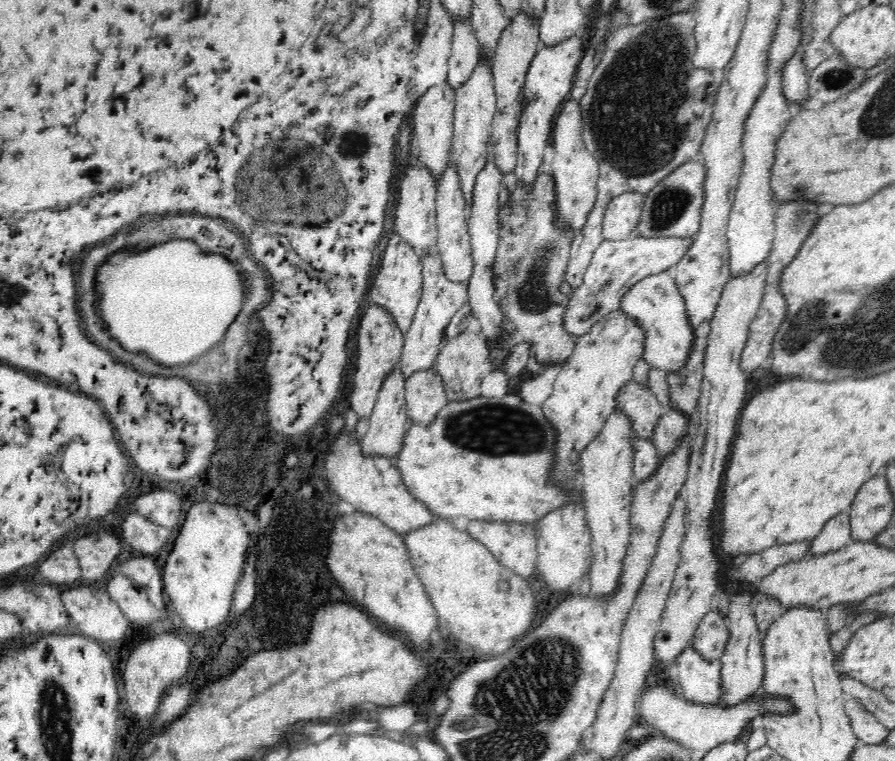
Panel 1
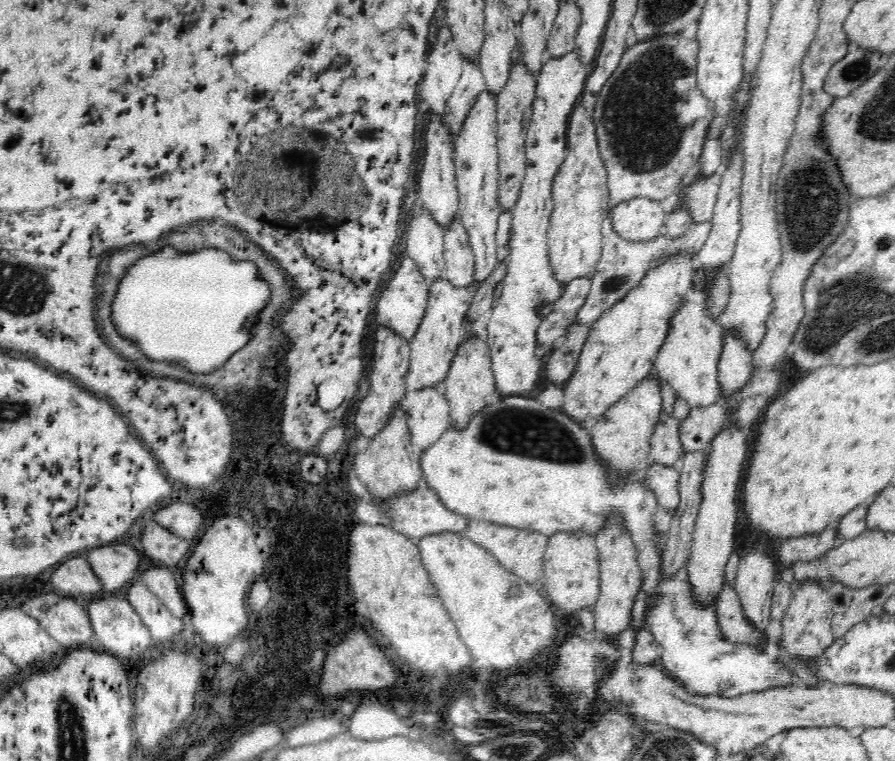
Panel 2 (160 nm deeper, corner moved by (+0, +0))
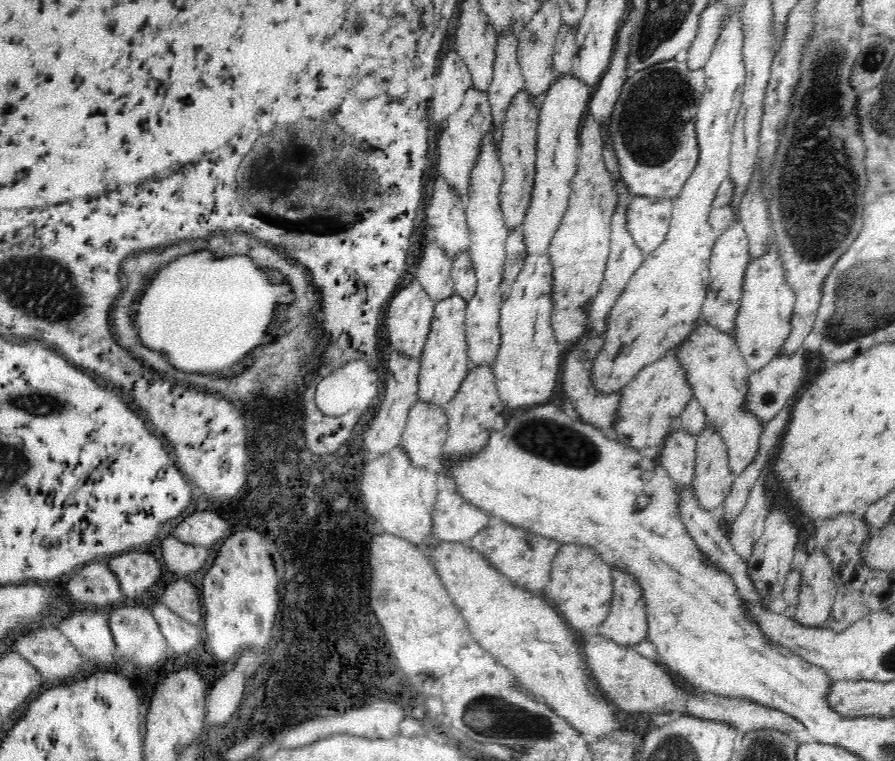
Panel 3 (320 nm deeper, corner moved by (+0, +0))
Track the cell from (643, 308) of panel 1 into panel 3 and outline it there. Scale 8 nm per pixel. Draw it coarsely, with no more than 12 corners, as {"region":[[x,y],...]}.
{"region":[[701,317],[678,345],[694,398],[742,474],[765,424],[744,409],[750,370]]}

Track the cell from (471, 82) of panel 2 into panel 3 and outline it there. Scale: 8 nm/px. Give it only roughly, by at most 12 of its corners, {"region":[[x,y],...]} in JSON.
{"region":[[470,88],[438,140],[437,172],[466,202],[470,172],[493,126]]}

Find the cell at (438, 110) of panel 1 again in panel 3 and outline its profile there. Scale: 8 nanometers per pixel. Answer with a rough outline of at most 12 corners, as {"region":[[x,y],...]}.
{"region":[[436,172],[426,222],[452,259],[469,250],[466,203]]}

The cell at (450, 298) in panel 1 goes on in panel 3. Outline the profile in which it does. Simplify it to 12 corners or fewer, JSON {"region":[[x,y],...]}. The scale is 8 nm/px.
{"region":[[467,302],[434,303],[418,396],[442,406],[468,370]]}

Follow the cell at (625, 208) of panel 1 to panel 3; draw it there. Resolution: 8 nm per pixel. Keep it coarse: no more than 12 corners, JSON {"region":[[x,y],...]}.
{"region":[[636,195],[626,227],[650,254],[664,242],[671,199]]}

